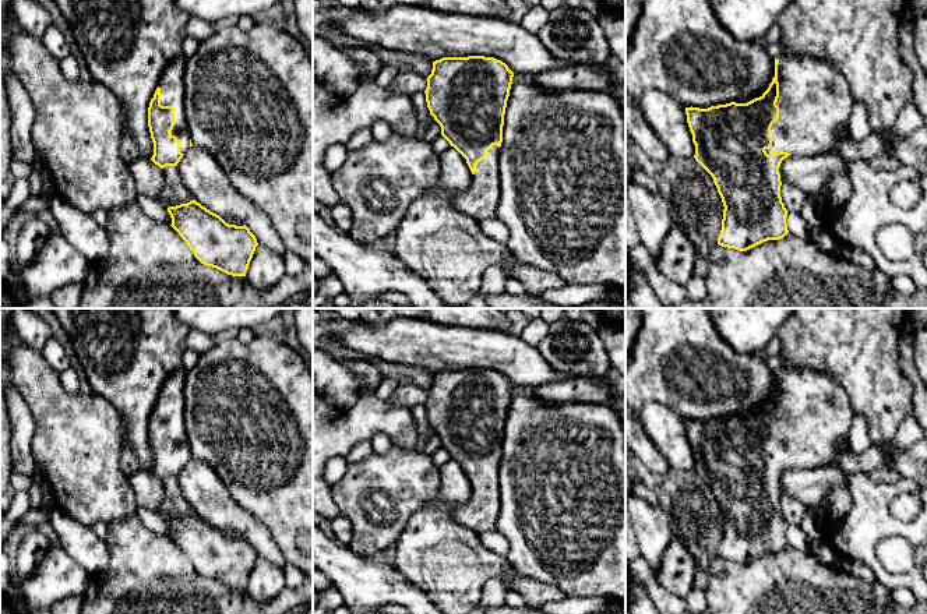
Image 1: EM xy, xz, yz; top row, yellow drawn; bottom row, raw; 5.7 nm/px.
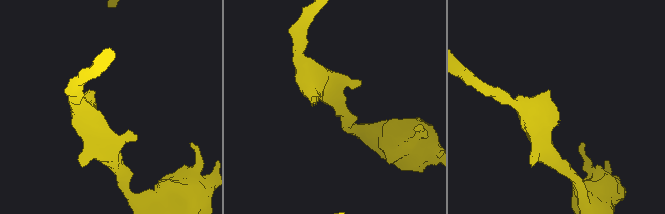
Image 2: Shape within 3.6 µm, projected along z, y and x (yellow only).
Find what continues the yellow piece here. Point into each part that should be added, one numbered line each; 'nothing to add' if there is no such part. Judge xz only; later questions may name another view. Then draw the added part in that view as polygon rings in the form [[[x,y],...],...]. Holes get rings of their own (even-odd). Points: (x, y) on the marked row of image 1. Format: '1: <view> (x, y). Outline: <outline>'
1: xz (480, 200). Outline: [[[493,145],[487,151],[487,156],[483,160],[477,162],[476,173],[472,174],[472,181],[468,190],[454,198],[454,205],[459,212],[466,214],[476,220],[482,220],[496,218],[498,201],[500,201],[500,148],[497,145]]]

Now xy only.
1: xy (172, 81). Outline: [[[177,56],[162,73],[159,80],[161,105],[175,107],[175,127],[170,131],[180,141],[180,152],[190,148],[190,133],[184,116],[184,67],[187,57]]]

